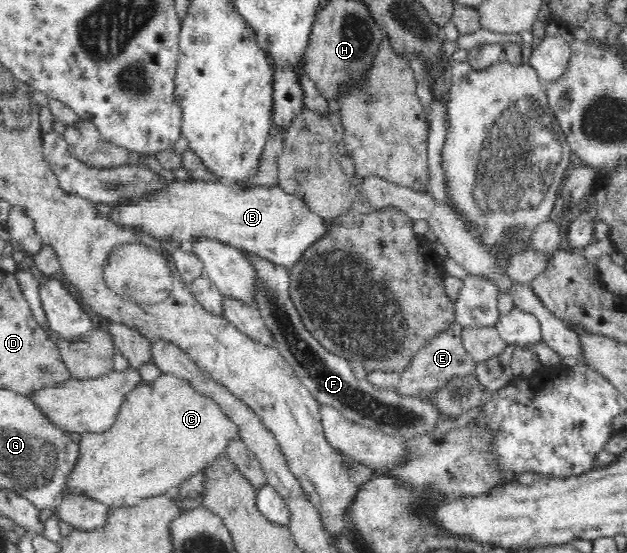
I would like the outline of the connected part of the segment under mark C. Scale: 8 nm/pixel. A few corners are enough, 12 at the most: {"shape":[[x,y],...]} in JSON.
{"shape":[[160,372],[80,435],[66,482],[108,507],[175,491],[239,426]]}

